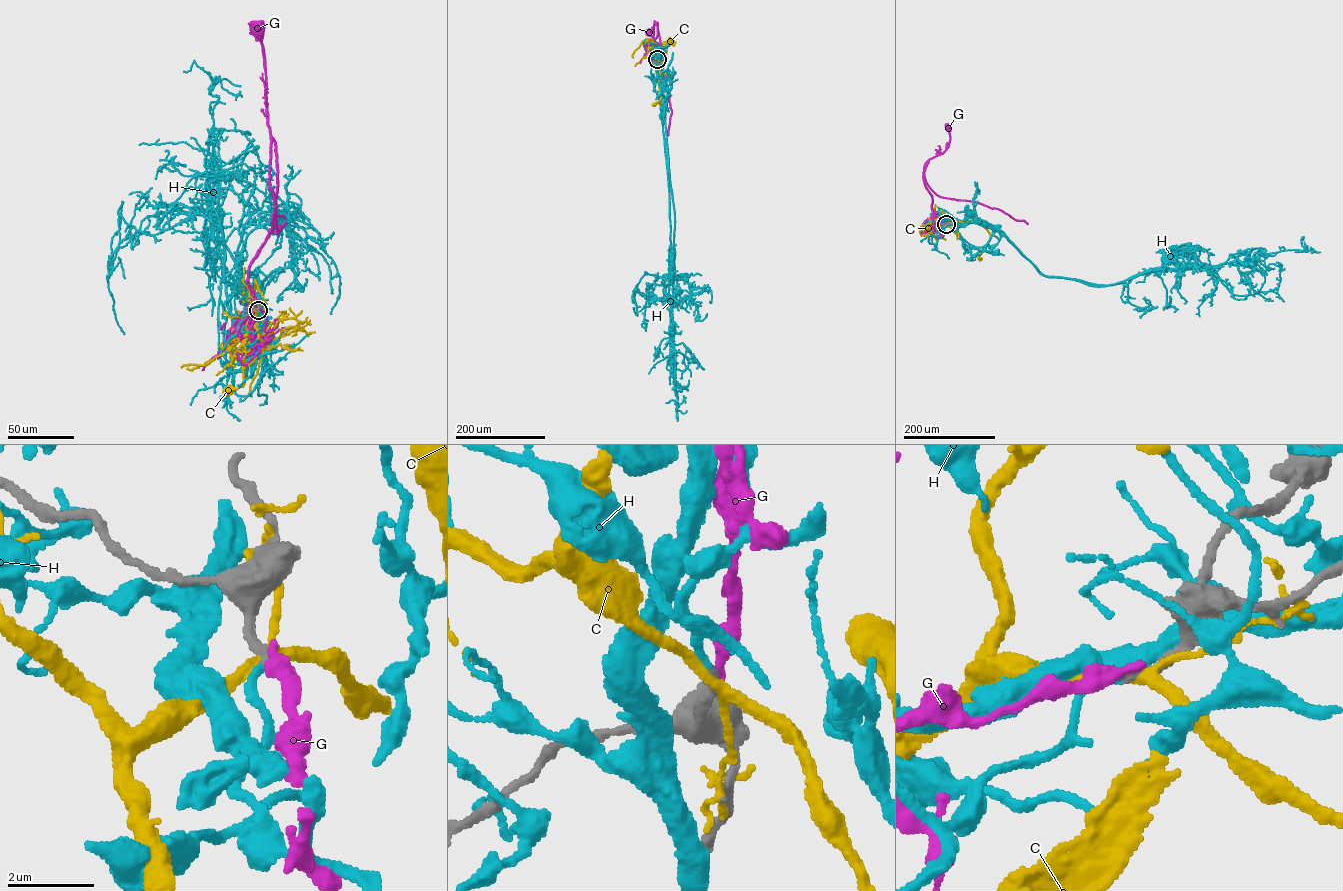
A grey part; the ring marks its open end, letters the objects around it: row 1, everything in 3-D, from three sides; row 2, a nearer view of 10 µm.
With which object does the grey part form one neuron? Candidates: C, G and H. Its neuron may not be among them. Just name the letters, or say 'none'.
H

